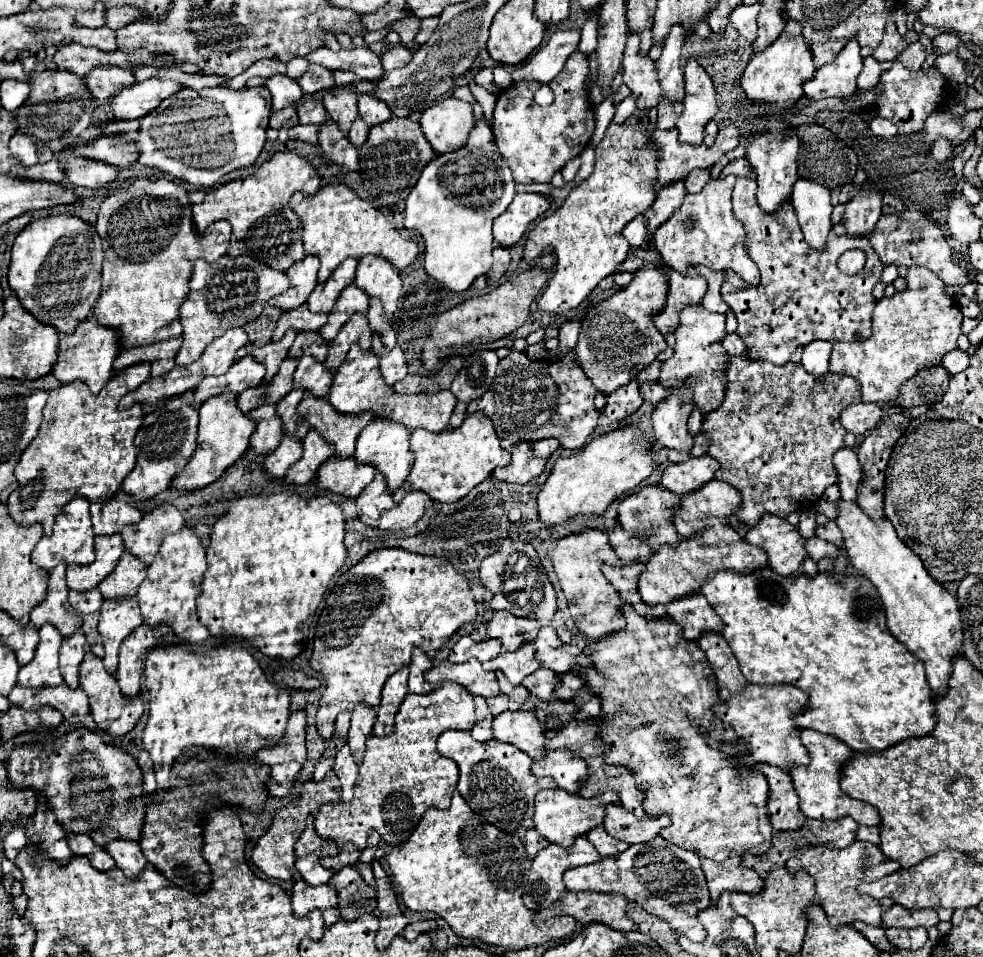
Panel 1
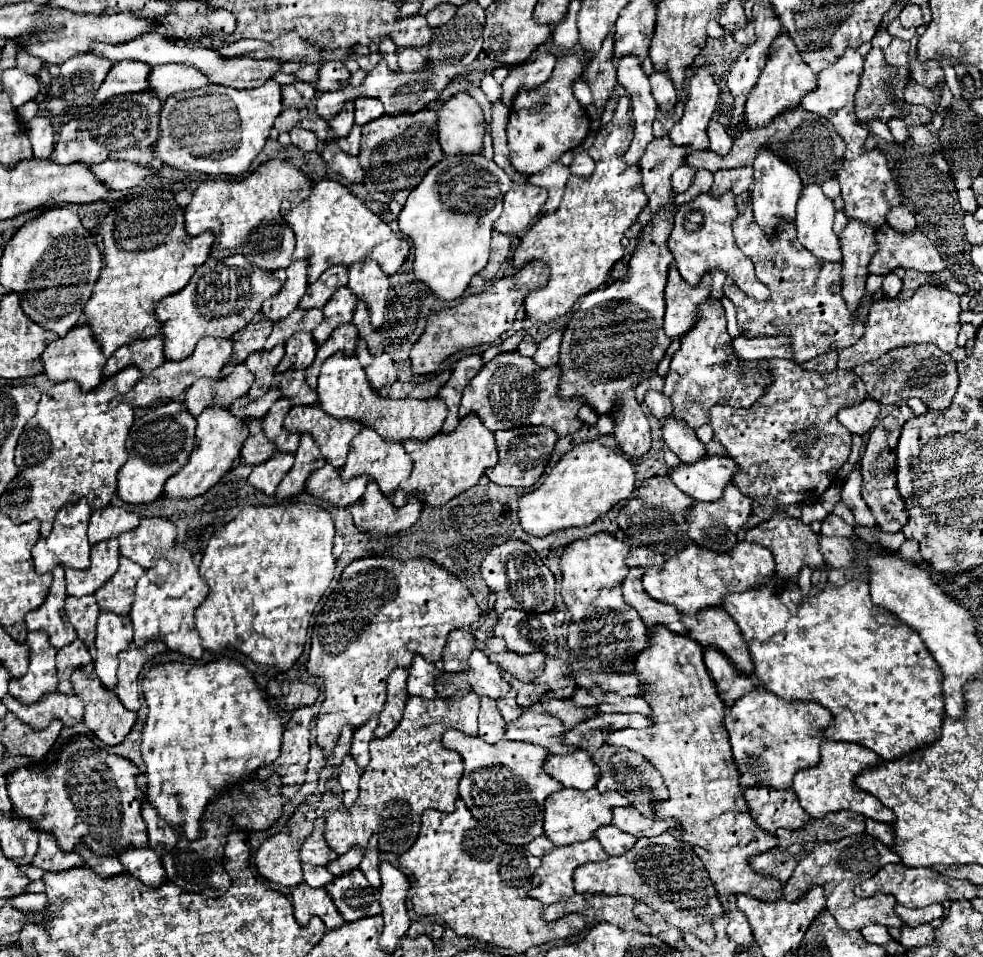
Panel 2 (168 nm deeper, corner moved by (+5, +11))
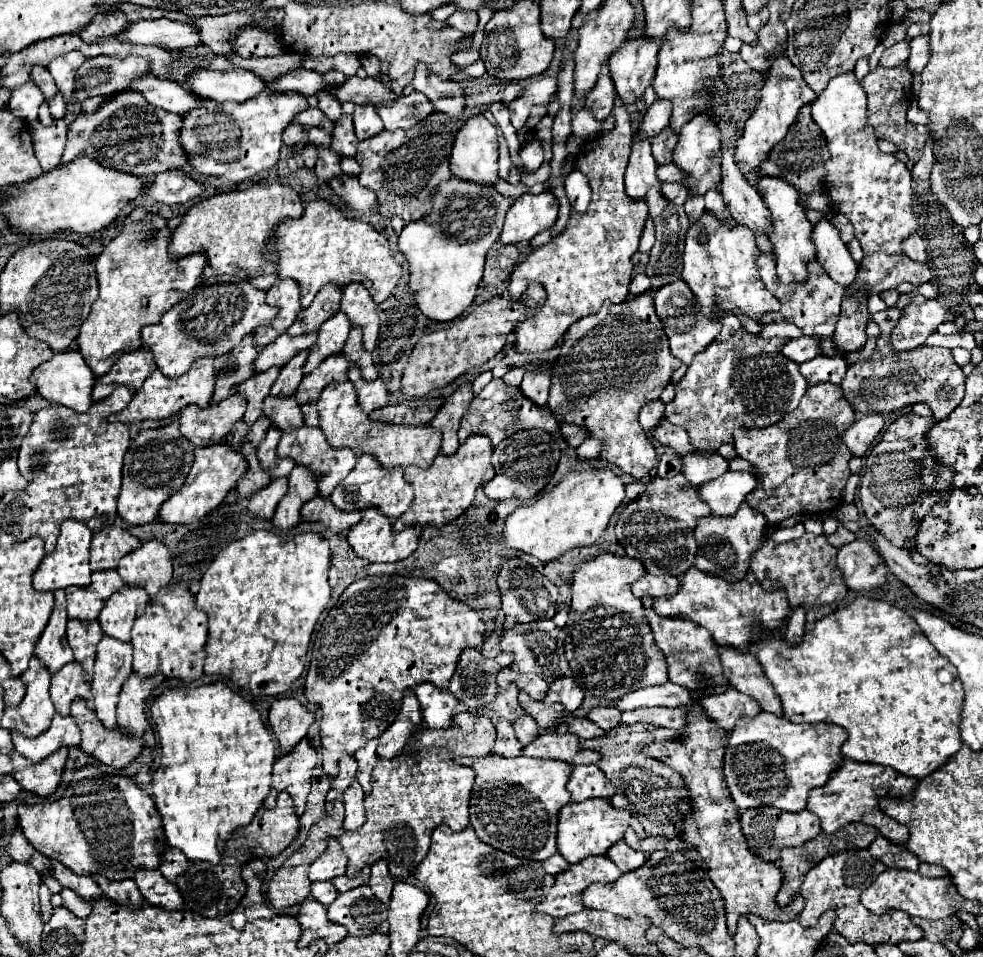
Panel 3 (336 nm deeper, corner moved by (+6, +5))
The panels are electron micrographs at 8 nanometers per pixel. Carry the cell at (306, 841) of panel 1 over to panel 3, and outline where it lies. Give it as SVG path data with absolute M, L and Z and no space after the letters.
M336 838L328 842L326 852L310 866L308 876L310 880L332 880L334 876L340 876L346 872L346 854L342 852Z

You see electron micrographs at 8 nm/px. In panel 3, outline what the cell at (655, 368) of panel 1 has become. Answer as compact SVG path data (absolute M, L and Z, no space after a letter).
M652 400L652 404L642 406L640 424L642 424L644 430L652 430L662 416L664 416L664 402L662 400Z

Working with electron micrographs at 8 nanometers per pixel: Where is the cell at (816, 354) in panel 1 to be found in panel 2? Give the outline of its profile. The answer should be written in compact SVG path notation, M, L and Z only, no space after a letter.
M835 350L825 352L825 354L809 360L807 364L801 364L801 368L805 368L805 370L815 370L815 372L821 372L821 374L833 372L833 370L837 368L837 352L835 352Z

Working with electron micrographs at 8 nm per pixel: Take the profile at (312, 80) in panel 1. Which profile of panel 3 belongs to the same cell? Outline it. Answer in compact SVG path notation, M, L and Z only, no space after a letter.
M352 76L346 82L336 84L334 92L340 102L352 100L354 104L390 104L396 98L396 94L390 92L382 82L374 78L362 80L358 76Z

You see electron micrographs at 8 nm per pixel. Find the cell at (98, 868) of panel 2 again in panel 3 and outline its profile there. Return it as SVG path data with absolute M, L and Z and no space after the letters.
M120 880L120 882L108 882L104 886L104 896L116 902L126 902L130 908L138 908L142 902L142 894L138 892L138 886L134 880Z

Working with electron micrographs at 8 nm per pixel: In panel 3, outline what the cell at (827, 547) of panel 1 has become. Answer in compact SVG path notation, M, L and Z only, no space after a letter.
M854 540L842 548L838 548L836 566L840 568L848 588L874 590L886 580L886 564L882 556L874 550L868 540Z

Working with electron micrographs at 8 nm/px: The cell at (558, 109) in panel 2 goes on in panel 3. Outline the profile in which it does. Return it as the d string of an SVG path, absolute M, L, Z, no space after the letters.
M532 132L532 136L522 144L520 160L522 160L522 168L526 172L536 172L542 166L542 162L544 162L544 146L538 140L536 132Z

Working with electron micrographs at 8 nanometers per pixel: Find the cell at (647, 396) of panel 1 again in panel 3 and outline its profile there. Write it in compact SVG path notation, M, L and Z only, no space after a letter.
M662 418L658 422L658 426L652 430L652 436L662 442L662 444L668 444L672 446L678 454L688 454L688 452L694 452L694 446L688 442L688 434L684 428L680 426L674 426L670 424L670 420Z

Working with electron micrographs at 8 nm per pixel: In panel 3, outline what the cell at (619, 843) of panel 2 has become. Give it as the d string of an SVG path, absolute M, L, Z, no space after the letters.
M618 842L614 846L610 846L610 852L606 854L622 872L630 872L638 866L642 866L646 860L648 860L648 852L640 852L640 850L634 850L630 848L626 842Z

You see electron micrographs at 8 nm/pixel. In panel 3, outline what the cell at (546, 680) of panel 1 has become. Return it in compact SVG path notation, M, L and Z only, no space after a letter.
M562 676L550 684L544 704L560 702L566 708L564 710L564 717L566 717L582 704L582 700L584 700L584 692L582 692L580 684L574 680L574 676Z

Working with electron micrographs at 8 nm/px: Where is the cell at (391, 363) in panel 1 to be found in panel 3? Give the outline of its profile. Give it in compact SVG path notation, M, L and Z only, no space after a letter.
M350 362L348 380L354 384L354 388L358 392L358 402L360 402L360 406L362 406L362 410L366 414L372 412L374 408L380 408L380 406L386 406L388 404L390 392L386 388L386 380L382 380L382 378L376 378L372 382L364 380L360 368L354 362Z

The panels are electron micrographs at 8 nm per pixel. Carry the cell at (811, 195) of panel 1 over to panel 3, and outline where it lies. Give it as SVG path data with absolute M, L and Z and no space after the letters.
M822 218L818 224L814 224L812 242L816 248L816 260L824 266L828 276L842 286L850 286L856 278L858 264L842 242L838 228L828 218Z

